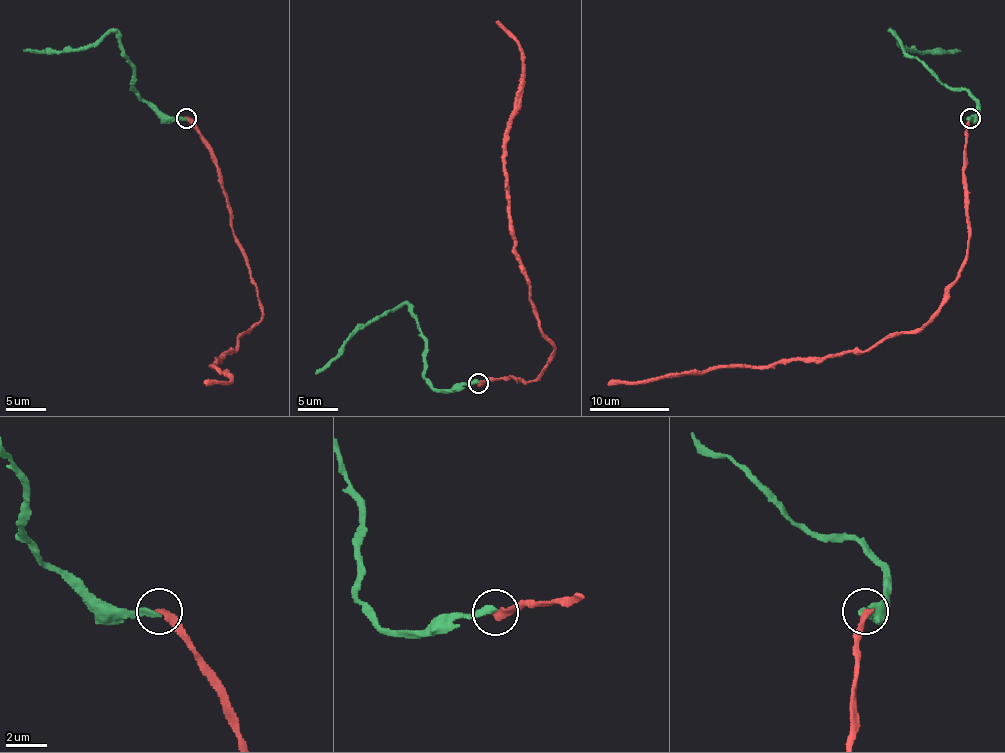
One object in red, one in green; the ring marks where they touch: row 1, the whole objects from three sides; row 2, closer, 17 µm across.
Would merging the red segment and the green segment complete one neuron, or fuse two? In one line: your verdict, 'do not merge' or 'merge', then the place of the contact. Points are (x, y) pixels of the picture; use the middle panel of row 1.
do not merge; place (478, 383)

